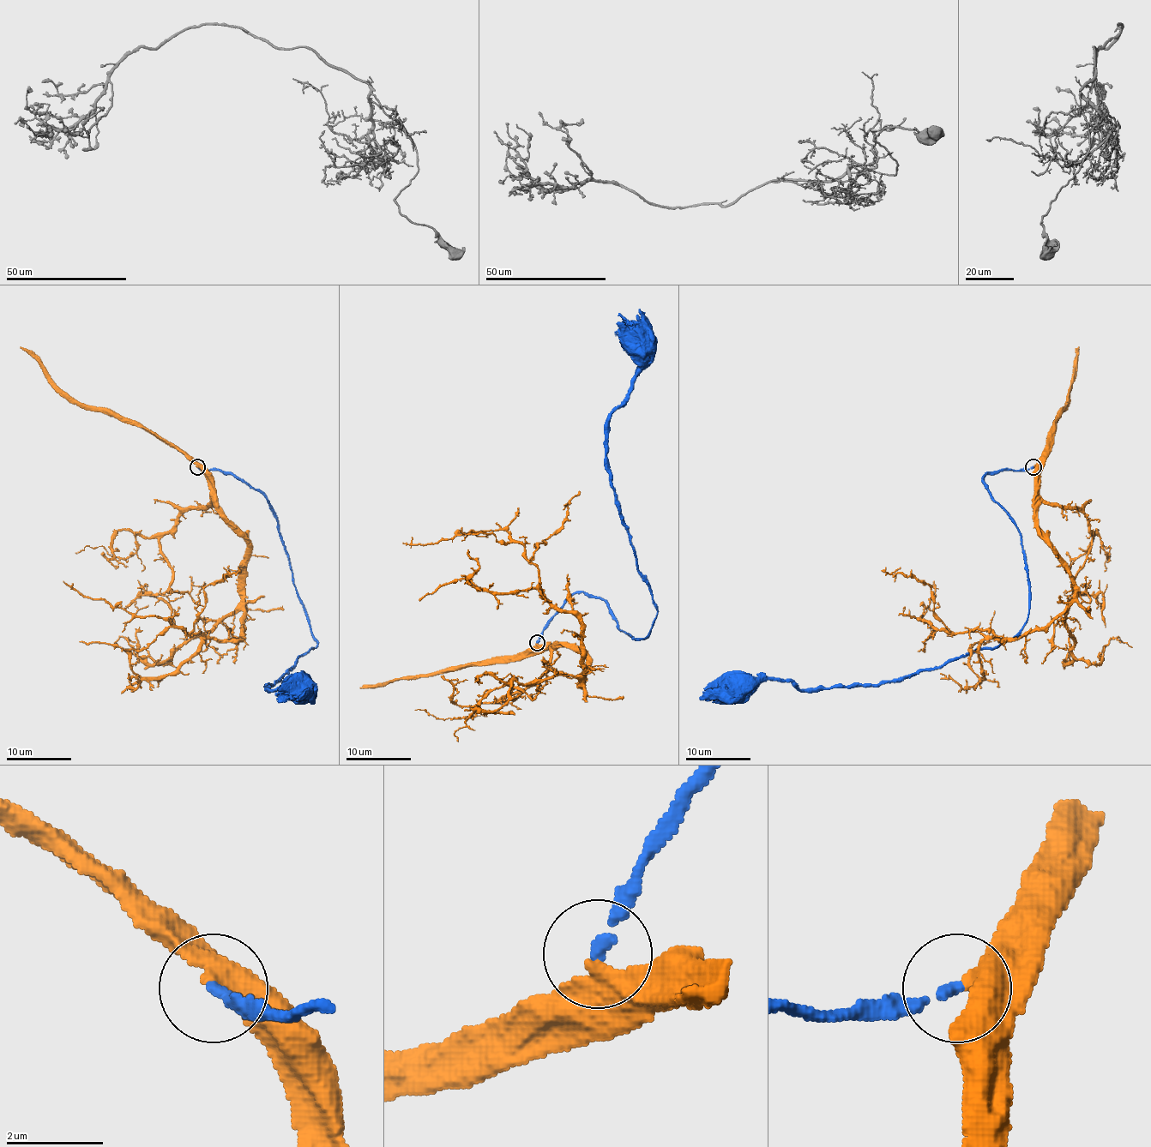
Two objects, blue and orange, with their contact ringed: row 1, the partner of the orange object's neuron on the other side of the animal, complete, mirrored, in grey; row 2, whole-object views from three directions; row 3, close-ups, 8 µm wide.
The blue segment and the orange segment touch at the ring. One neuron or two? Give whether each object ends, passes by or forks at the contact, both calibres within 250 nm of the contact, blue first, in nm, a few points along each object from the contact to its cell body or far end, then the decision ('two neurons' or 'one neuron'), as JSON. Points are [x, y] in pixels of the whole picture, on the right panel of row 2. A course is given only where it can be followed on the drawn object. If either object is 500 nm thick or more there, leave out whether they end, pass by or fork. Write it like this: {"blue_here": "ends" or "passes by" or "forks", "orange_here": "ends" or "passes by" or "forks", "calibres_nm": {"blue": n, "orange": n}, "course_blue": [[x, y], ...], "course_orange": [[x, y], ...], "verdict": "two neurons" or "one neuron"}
{"calibres_nm": {"blue": 200, "orange": 600}, "course_blue": [[1033, 466], [983, 477], [1028, 572], [1028, 618], [1012, 638], [877, 685], [735, 675], [733, 687]], "course_orange": [[1034, 466], [1036, 526], [1073, 601], [1051, 623], [991, 639], [921, 618], [932, 581]], "verdict": "one neuron"}

